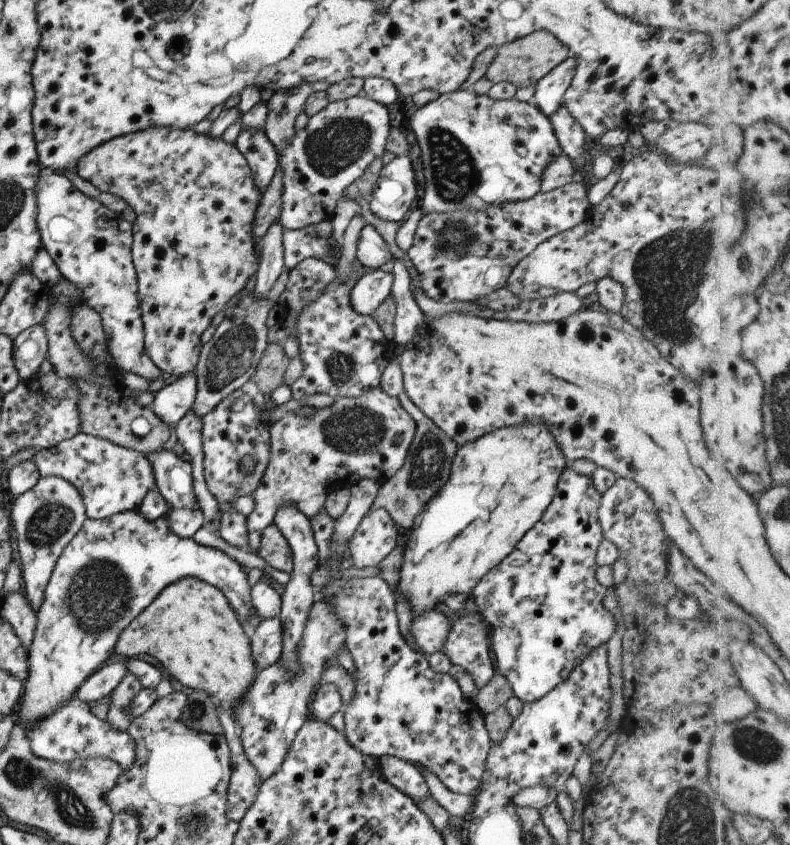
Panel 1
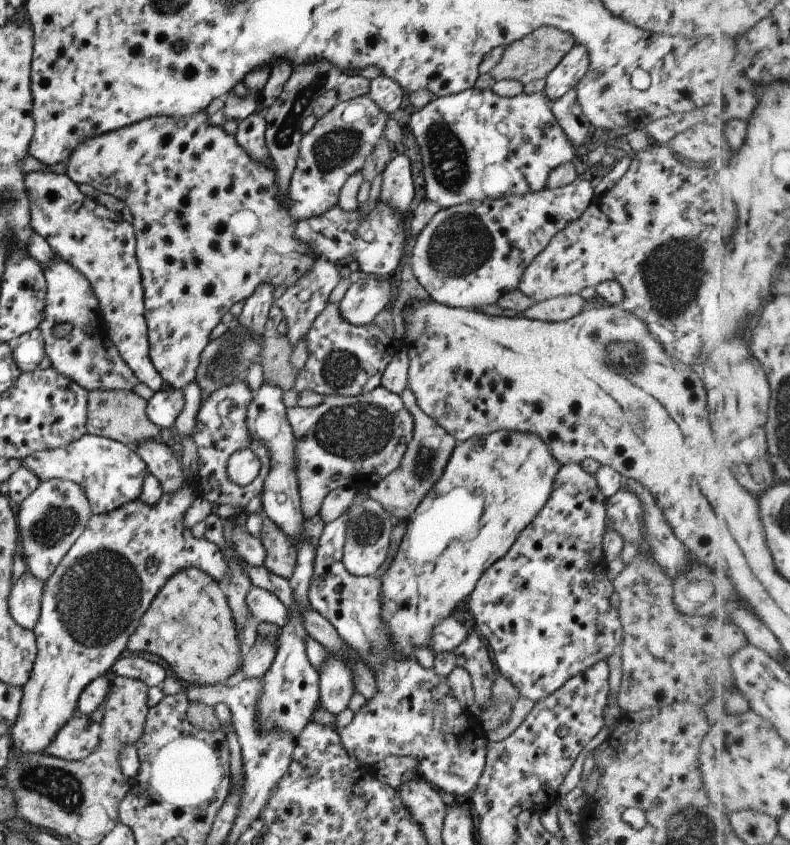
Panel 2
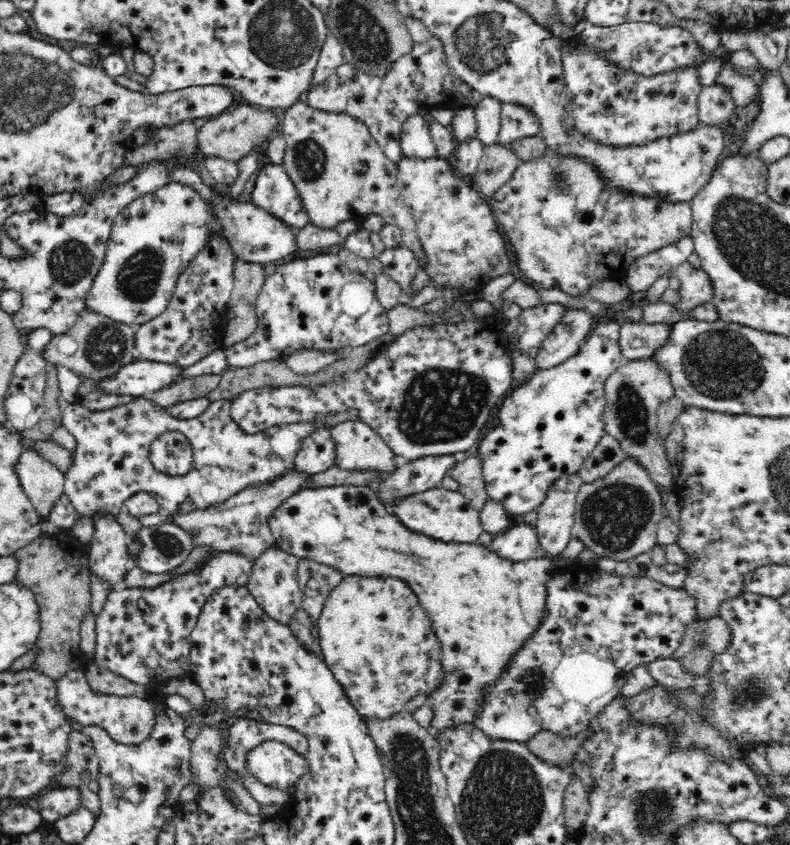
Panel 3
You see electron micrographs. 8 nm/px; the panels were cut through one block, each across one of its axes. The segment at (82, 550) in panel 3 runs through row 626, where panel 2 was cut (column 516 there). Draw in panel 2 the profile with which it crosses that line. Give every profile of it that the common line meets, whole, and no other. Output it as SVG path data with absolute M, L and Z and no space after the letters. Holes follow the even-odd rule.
M541 26L533 30L527 36L522 36L519 40L505 46L499 62L489 72L494 81L512 79L521 85L526 85L533 80L545 79L547 74L555 68L557 62L571 50L574 46L573 36L567 32L557 30L555 26Z

